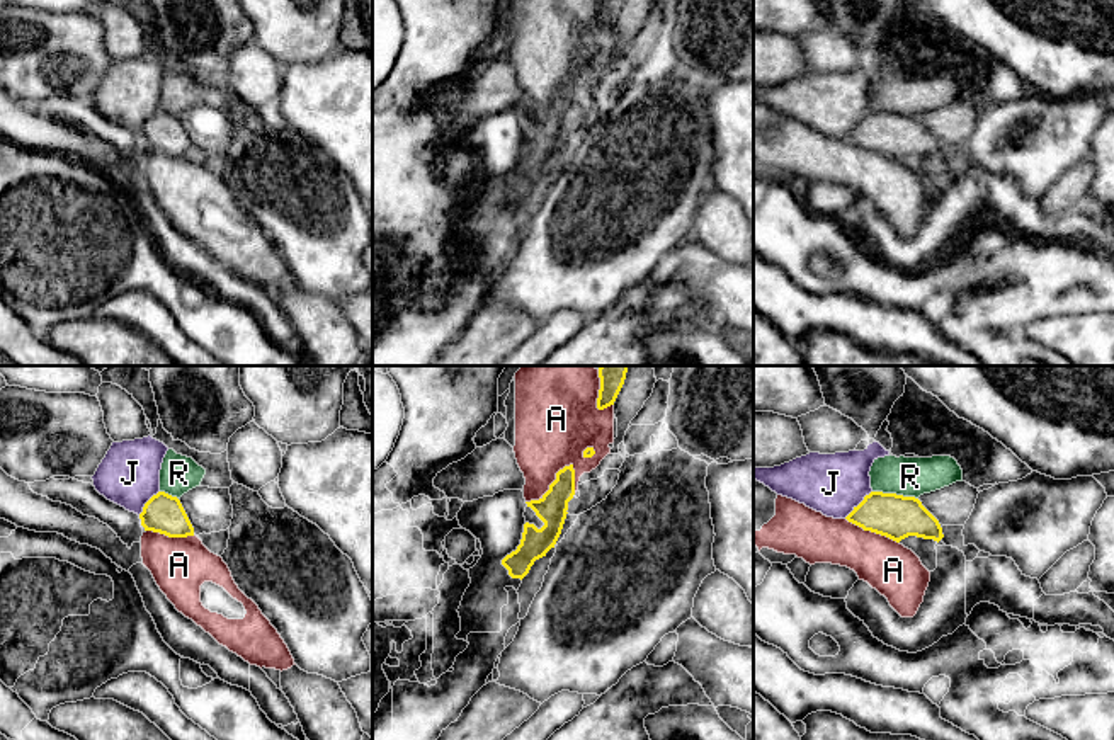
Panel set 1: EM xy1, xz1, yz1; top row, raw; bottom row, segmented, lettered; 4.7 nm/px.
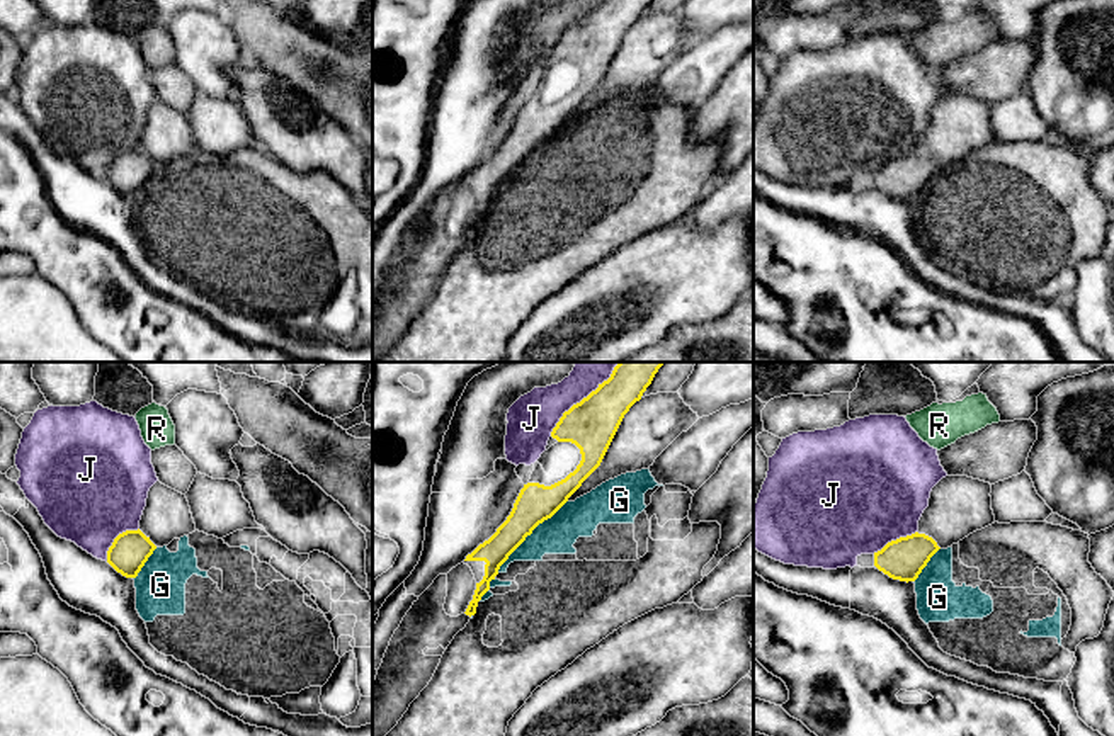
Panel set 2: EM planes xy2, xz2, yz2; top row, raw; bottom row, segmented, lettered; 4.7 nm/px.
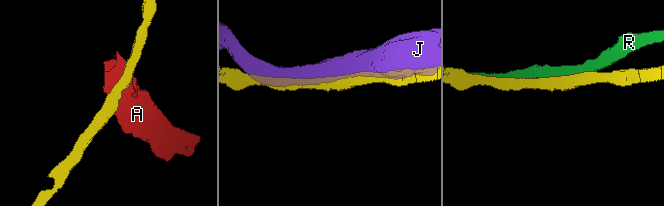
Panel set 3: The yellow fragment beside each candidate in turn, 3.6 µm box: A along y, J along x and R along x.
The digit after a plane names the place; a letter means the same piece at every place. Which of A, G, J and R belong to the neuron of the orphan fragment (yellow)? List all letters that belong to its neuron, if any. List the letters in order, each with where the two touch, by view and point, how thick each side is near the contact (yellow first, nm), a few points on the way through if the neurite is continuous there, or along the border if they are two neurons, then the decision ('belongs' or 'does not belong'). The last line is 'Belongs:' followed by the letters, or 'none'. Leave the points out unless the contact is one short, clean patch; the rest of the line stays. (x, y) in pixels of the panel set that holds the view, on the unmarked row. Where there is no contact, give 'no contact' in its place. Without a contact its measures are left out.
A: meets yellow in xz1 at (551, 102); 140 nm thick on the yellow side, 360 nm on the other; does not belong
G: meets yellow in xz2 at (529, 153); 180 nm thick on the yellow side, 180 nm on the other; does not belong
J: meets yellow in xz2 at (574, 24); 240 nm thick on the yellow side, 220 nm on the other; does not belong
R: meets yellow in yz1 at (895, 113); 200 nm thick on the yellow side, 190 nm on the other; does not belong
Belongs: none

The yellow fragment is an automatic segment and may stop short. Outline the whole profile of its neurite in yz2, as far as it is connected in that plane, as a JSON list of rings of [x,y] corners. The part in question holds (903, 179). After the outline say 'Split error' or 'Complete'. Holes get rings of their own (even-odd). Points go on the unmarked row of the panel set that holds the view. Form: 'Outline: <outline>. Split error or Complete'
Outline: [[[915,151],[874,172],[874,185],[893,199],[915,201],[939,168],[932,156]]]. Complete

